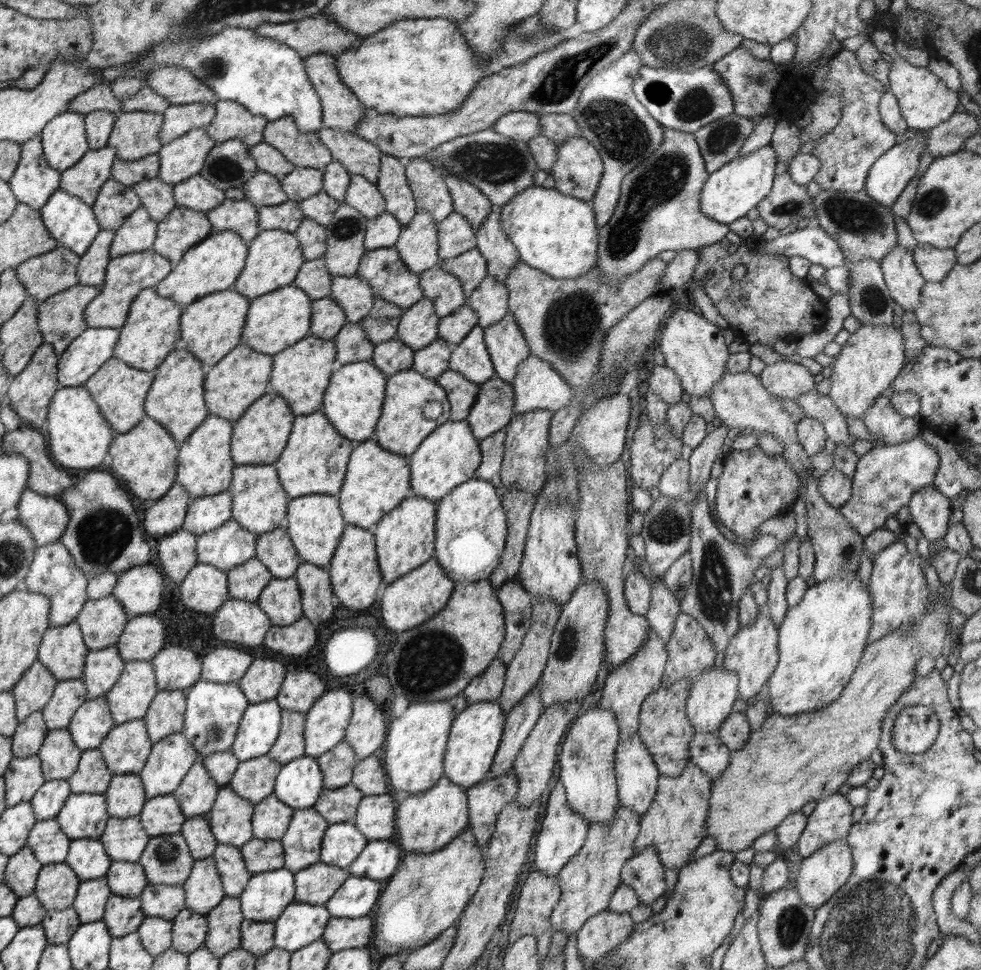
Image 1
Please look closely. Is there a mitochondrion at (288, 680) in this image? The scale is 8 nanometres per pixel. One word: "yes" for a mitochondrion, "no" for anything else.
no

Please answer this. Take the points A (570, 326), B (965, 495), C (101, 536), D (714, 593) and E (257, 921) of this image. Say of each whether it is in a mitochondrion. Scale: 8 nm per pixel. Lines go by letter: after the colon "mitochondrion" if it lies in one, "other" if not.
A: mitochondrion
B: other
C: mitochondrion
D: mitochondrion
E: other

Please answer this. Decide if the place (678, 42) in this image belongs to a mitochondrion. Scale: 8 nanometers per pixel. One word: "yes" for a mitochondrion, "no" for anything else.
yes

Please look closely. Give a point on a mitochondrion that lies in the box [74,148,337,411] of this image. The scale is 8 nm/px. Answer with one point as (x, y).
(227, 168)

